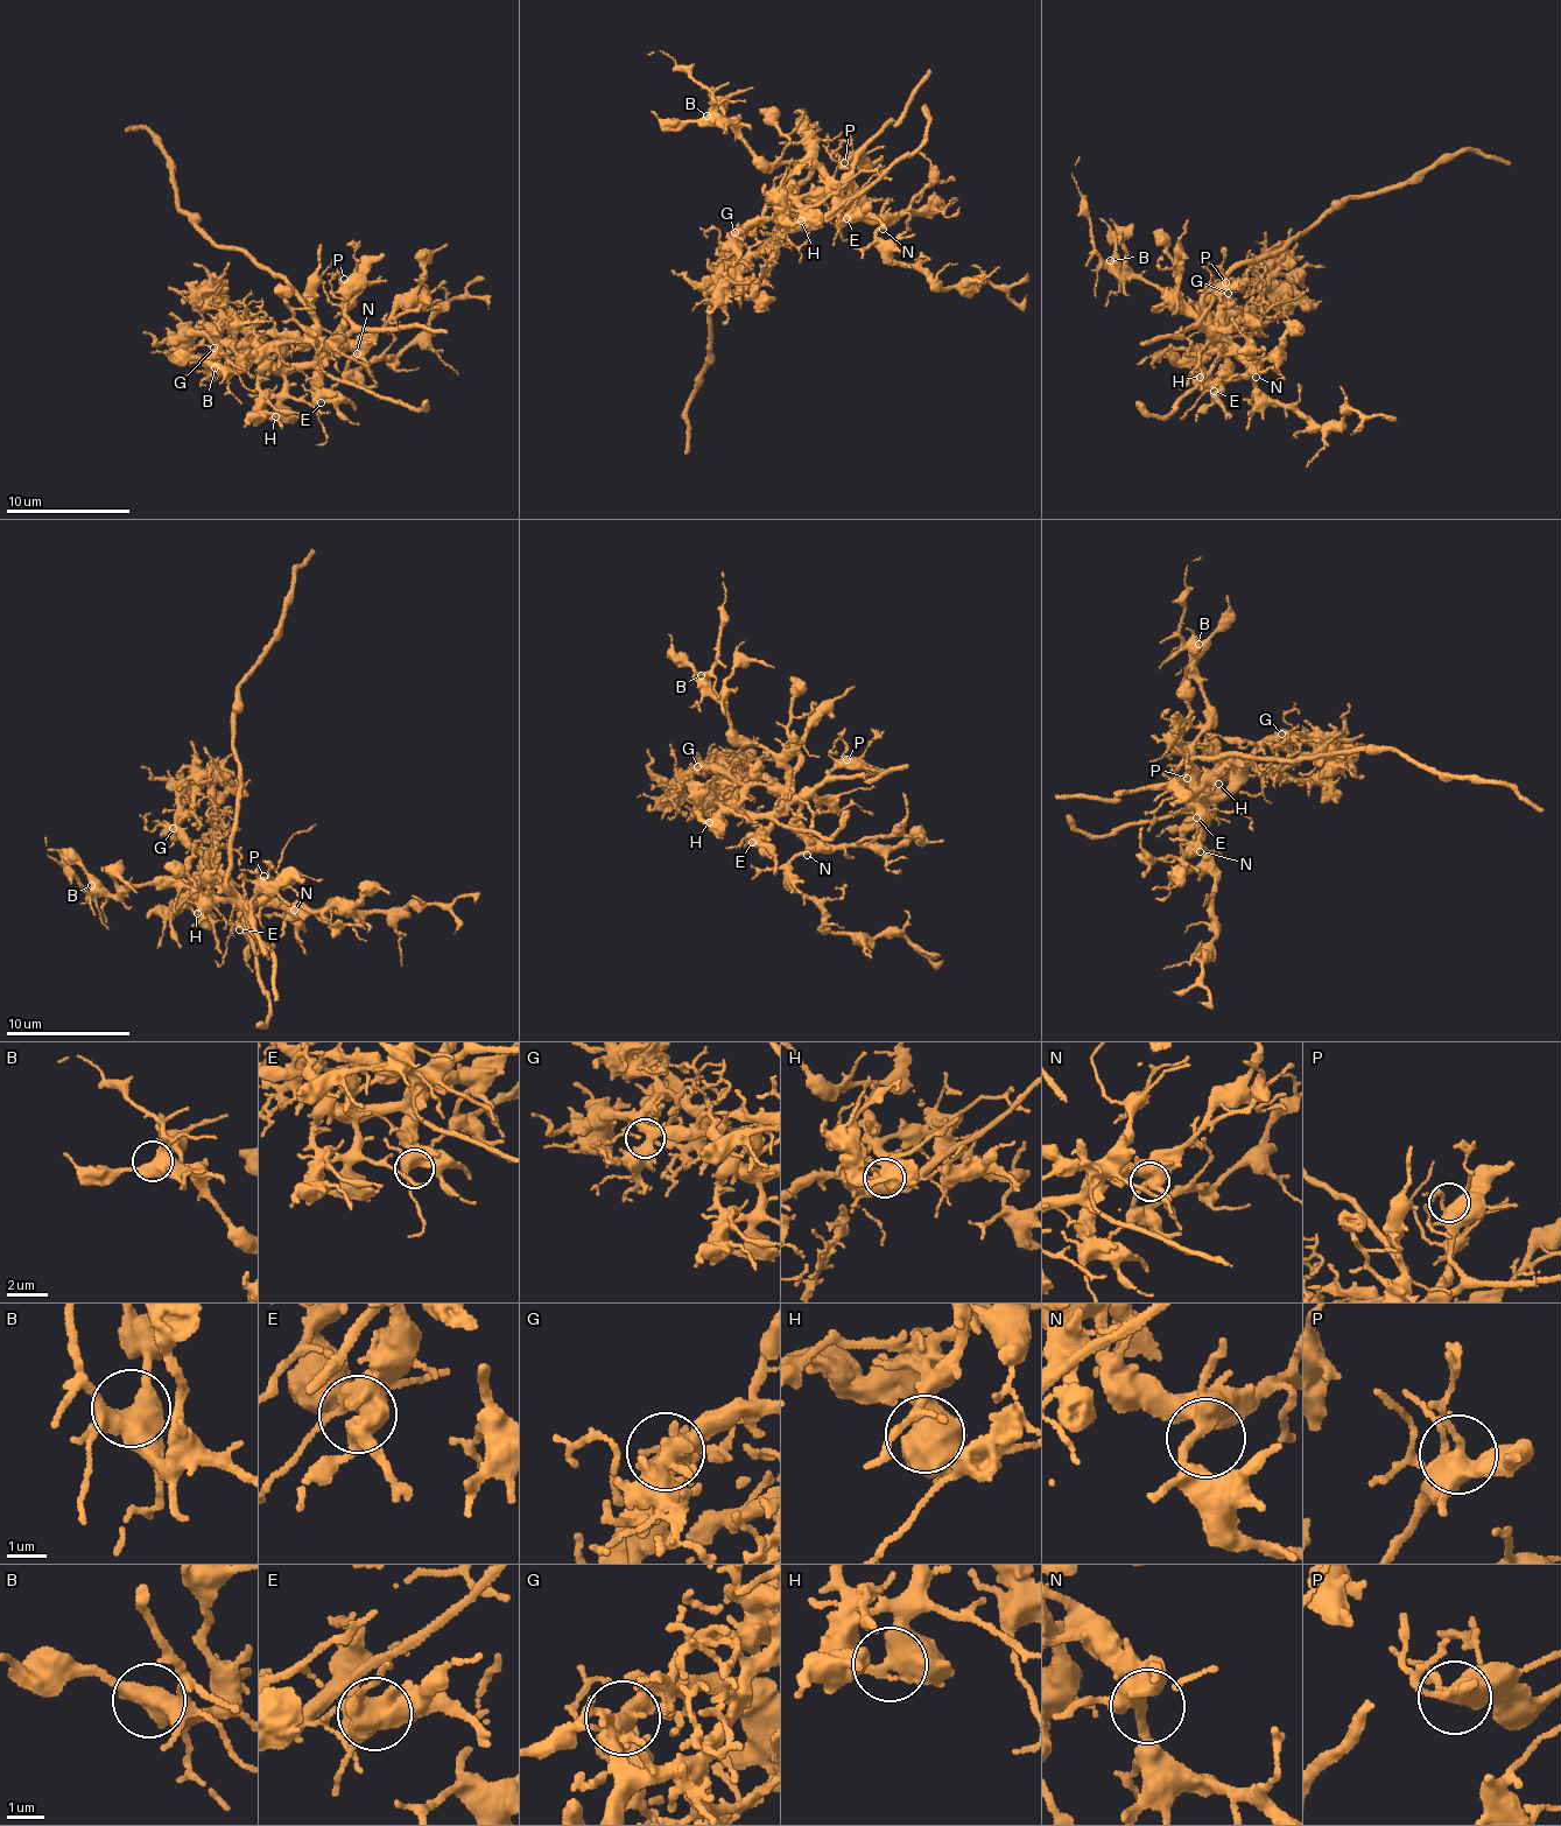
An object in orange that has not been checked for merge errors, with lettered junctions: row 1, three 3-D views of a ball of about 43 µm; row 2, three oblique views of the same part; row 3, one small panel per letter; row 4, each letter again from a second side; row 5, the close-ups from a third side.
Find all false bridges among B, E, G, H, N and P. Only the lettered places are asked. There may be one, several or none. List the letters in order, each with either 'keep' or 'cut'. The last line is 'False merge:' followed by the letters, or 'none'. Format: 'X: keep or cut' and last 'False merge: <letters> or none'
B: keep
E: keep
G: keep
H: cut
N: keep
P: keep
False merge: H

